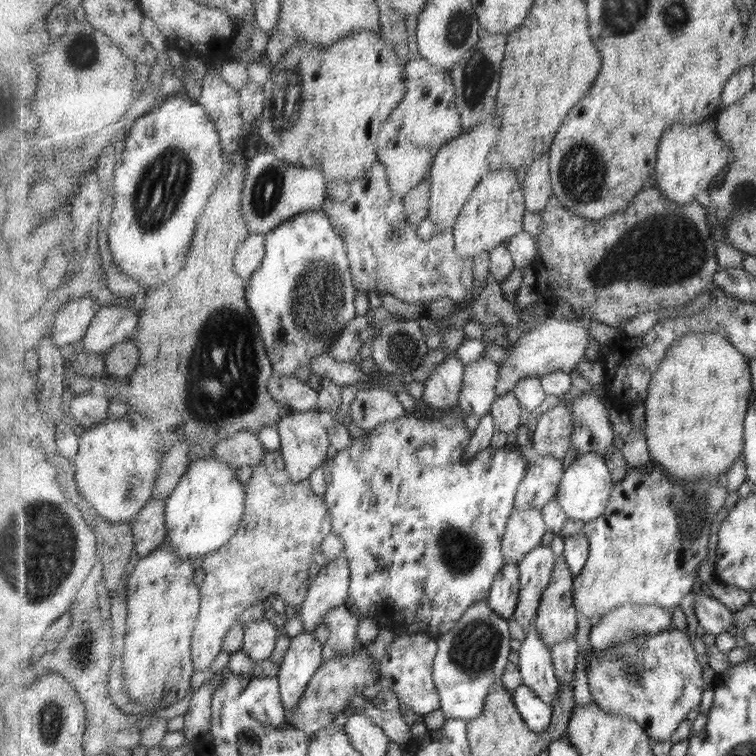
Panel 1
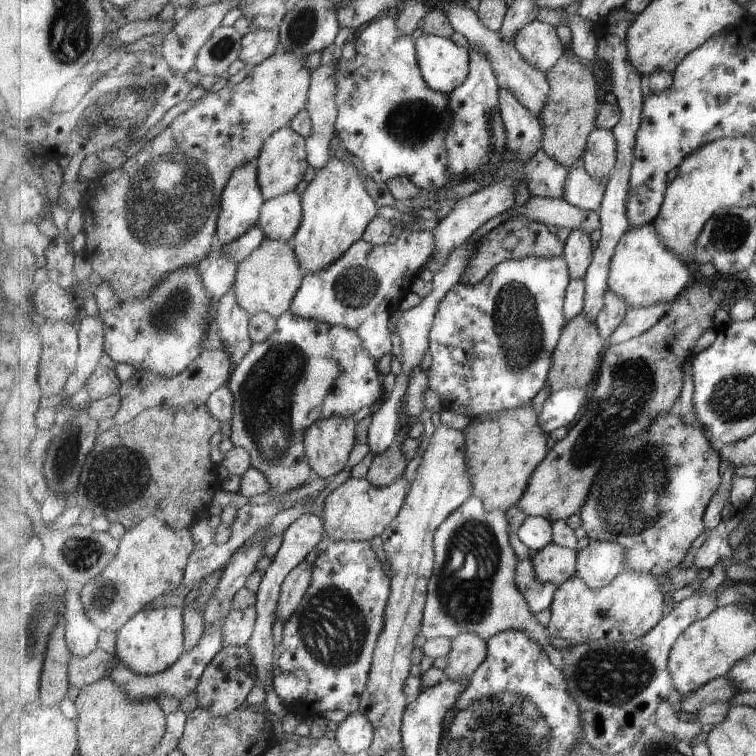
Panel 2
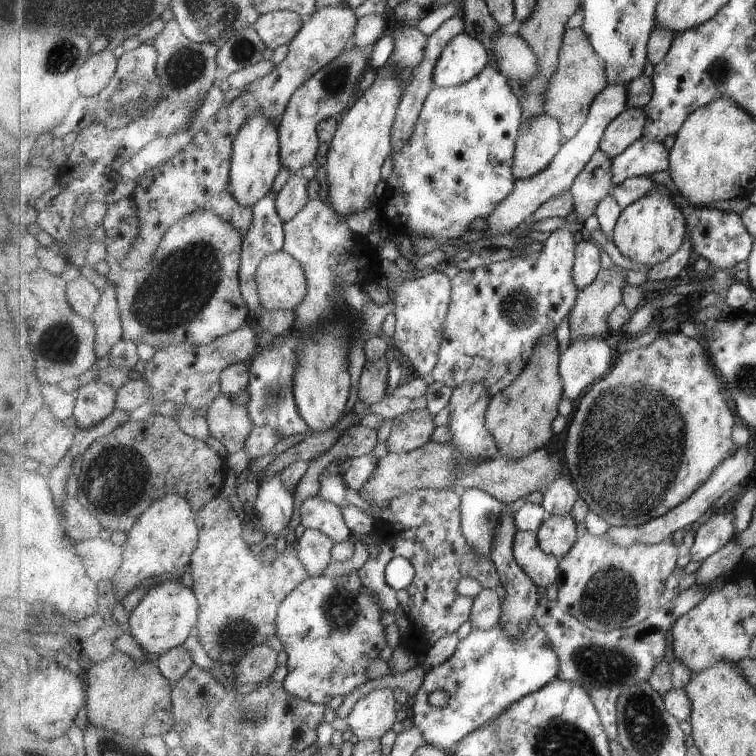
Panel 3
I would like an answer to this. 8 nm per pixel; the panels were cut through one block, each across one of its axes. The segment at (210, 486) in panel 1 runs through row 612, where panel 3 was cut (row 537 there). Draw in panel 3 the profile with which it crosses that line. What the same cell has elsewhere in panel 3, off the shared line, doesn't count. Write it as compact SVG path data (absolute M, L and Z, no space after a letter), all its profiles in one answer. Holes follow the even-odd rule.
M168 494L154 502L128 532L124 546L122 567L112 578L112 585L118 600L154 577L168 578L155 588L149 589L145 598L128 614L129 634L144 652L151 654L168 653L196 632L200 617L200 602L193 589L183 586L178 578L182 570L189 567L193 552L200 539L196 511L191 500L183 495Z

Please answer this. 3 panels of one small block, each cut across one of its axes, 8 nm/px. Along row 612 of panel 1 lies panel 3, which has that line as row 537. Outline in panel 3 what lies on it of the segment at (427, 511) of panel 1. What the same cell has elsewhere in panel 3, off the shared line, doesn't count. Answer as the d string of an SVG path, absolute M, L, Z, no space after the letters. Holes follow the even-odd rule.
M415 489L413 493L393 500L390 506L394 520L401 524L404 530L396 530L391 538L377 538L377 536L368 535L367 537L359 537L361 542L365 542L370 550L370 559L358 570L363 584L369 587L384 606L384 612L395 614L395 623L400 628L402 642L408 642L412 647L418 643L427 644L431 648L438 640L444 636L452 635L459 630L461 624L465 624L470 620L474 598L467 598L457 594L457 585L464 576L476 578L484 589L494 589L499 586L500 576L495 563L489 558L482 557L477 554L467 542L462 529L462 497L457 496L453 489ZM421 526L429 528L429 536L431 542L417 542L409 533ZM395 557L405 557L409 562L413 563L416 568L416 575L409 588L403 590L395 590L387 584L385 579L386 566Z

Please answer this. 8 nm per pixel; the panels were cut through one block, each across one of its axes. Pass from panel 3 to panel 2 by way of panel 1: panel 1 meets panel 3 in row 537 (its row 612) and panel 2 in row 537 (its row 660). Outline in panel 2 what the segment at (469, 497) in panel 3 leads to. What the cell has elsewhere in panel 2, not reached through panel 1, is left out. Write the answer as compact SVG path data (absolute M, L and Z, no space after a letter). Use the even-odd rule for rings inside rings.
M473 496L437 529L434 549L436 565L428 584L428 602L425 607L425 622L422 622L422 637L433 640L445 636L453 641L463 633L475 633L488 641L491 637L508 630L522 631L546 650L556 667L563 668L566 652L551 644L552 635L548 627L539 624L516 581L516 566L520 560L517 560L517 554L513 552L509 542L509 522L505 512L488 511L484 507L484 502L479 497Z

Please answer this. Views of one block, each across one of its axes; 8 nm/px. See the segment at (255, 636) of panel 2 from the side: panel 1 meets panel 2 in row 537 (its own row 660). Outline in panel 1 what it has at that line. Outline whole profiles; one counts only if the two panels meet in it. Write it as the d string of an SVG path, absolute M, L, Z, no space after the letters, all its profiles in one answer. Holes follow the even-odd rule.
M307 630L292 638L276 675L286 710L295 710L299 706L303 692L307 691L309 682L323 666L323 648L324 644Z

